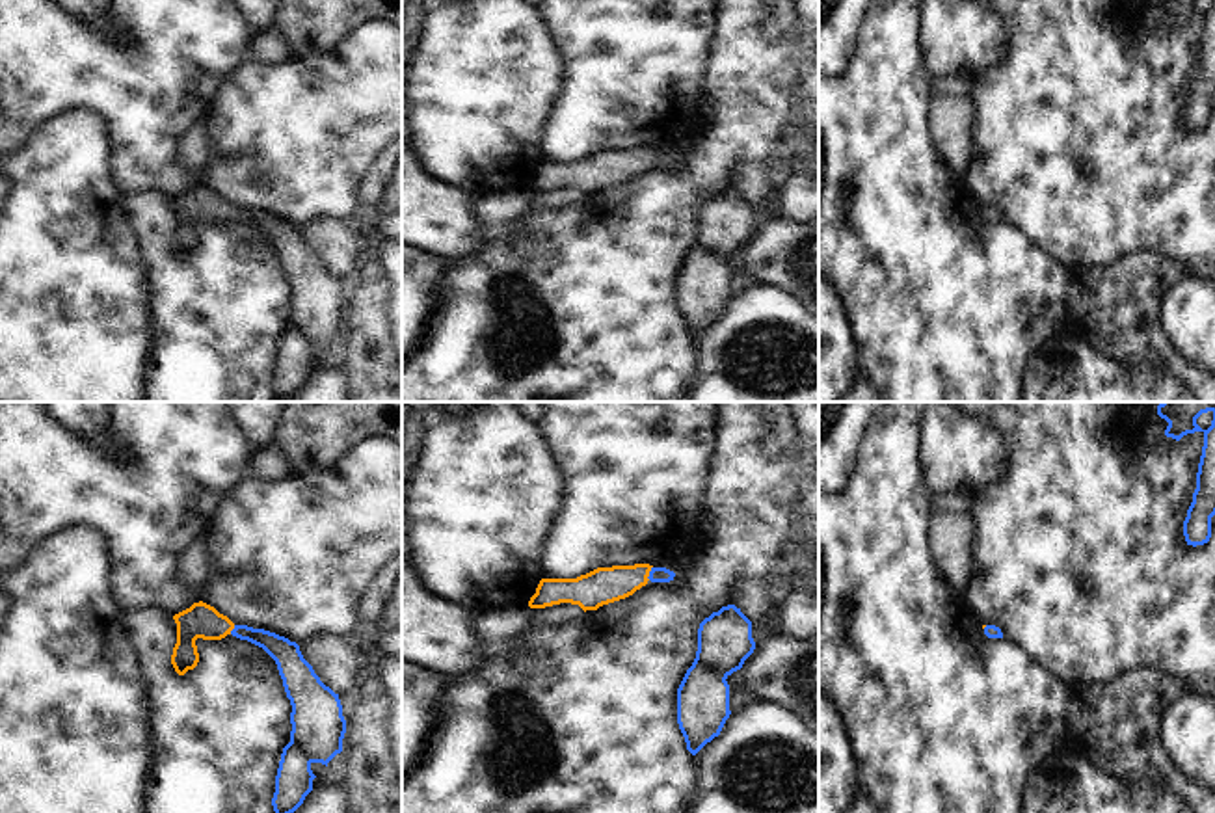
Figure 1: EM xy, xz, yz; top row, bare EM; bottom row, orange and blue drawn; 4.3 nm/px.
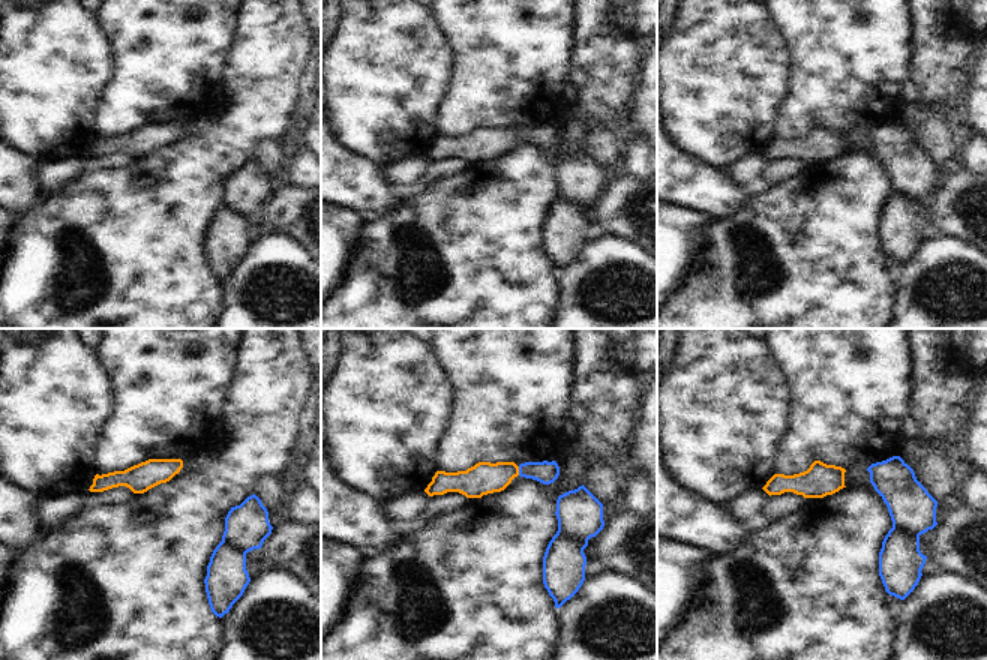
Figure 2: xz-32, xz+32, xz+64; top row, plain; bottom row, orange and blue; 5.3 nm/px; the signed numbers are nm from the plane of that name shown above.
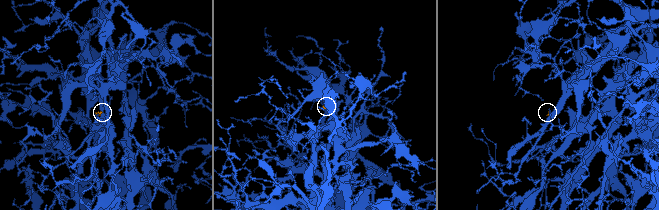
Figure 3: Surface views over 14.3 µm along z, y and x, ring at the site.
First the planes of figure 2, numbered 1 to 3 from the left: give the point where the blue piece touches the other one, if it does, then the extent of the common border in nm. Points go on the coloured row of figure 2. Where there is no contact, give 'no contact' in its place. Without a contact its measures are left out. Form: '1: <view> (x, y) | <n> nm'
1: no contact
2: xz+32 (518, 471) | 50 nm
3: no contact

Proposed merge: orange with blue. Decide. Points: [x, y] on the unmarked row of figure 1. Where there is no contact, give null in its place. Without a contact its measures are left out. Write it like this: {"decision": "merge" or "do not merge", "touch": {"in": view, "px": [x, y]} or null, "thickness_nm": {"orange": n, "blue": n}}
{"decision": "merge", "touch": {"in": "xz", "px": [648, 157]}, "thickness_nm": {"orange": 160, "blue": 60}}

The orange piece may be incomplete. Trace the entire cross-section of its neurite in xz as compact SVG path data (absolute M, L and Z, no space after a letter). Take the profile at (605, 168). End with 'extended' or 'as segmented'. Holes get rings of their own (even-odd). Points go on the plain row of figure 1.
M649 147L597 151L577 162L541 162L530 180L530 192L560 186L579 188L584 195L625 182L651 166L670 166L675 156Z; extended

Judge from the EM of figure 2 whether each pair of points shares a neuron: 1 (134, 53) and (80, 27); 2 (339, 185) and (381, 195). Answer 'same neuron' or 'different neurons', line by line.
1: different neurons
2: same neuron

